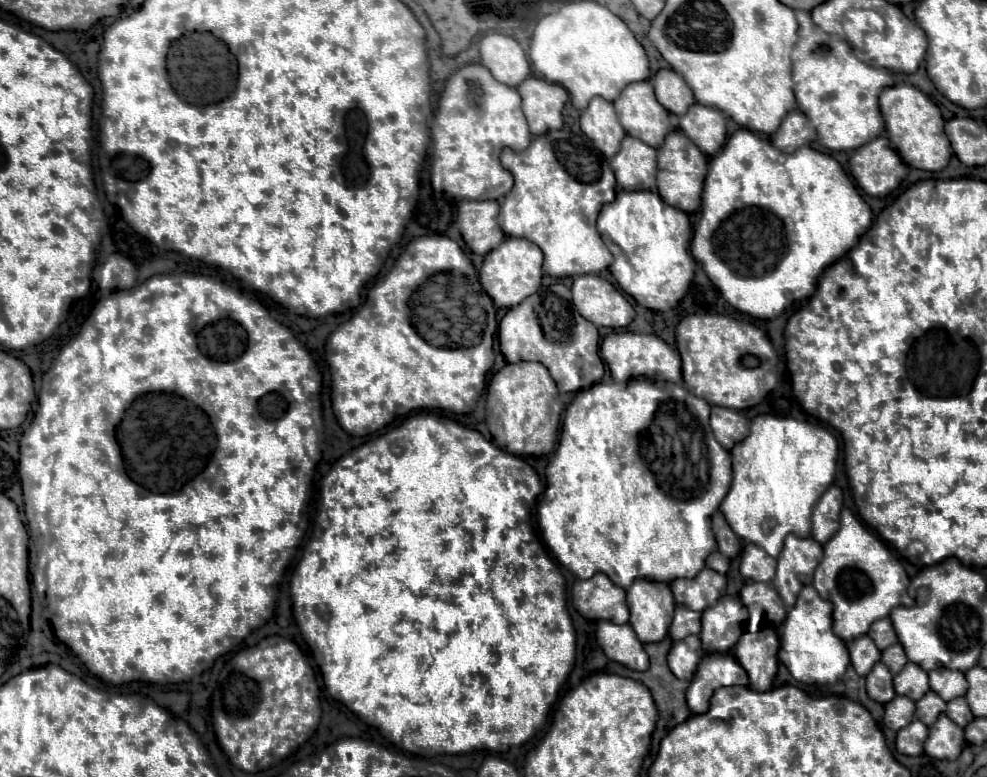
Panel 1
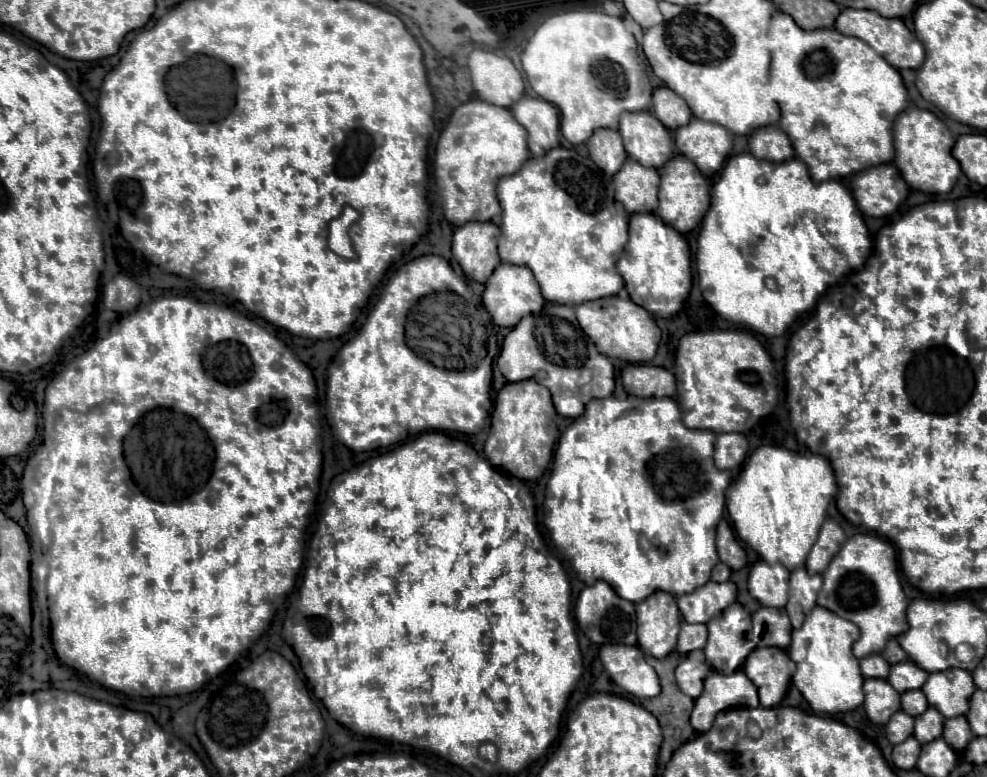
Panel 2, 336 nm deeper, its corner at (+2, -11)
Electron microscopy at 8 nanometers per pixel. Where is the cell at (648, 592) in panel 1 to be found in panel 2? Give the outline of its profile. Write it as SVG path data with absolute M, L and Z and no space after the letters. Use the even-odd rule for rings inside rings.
M667 592L651 594L637 604L639 648L655 658L665 658L675 650L681 614L677 602Z

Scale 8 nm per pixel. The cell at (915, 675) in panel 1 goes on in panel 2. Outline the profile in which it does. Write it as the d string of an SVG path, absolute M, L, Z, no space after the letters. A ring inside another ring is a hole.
M909 690L909 692L901 694L901 708L909 716L919 716L929 708L929 704L927 704L927 698L921 690Z

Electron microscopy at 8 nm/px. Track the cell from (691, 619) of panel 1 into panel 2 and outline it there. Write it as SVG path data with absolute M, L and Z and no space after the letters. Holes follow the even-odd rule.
M681 622L681 632L679 632L679 642L677 642L677 652L687 654L691 650L703 648L707 642L707 626L705 624L689 624Z

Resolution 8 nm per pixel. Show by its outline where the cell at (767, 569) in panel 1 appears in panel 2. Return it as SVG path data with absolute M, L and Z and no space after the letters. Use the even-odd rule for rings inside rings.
M757 562L751 572L749 572L749 594L759 600L763 606L773 606L773 608L785 608L787 604L787 598L789 598L789 570L781 564L767 564L767 562Z

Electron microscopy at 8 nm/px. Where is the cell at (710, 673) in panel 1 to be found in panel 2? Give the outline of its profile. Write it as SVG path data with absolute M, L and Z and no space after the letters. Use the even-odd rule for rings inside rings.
M737 670L731 676L721 672L711 672L705 680L703 694L695 700L695 708L691 714L691 726L697 732L707 732L717 716L717 712L727 708L741 708L741 706L759 706L757 686L749 682L745 672Z

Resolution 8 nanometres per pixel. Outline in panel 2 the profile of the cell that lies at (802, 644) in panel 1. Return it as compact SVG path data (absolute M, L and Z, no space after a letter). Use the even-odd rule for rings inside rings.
M821 606L813 608L799 630L793 630L793 640L789 646L789 656L797 664L793 684L799 688L813 712L839 714L855 710L859 704L863 704L863 676L859 670L859 660L851 650L859 634L861 632L857 626L853 626L853 622Z

